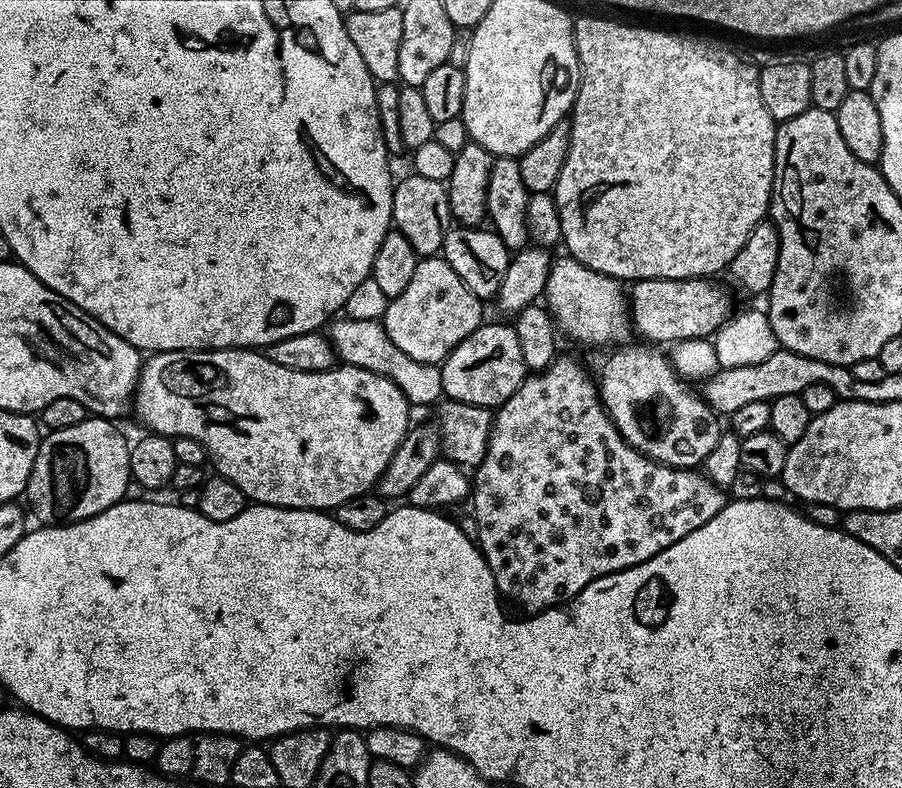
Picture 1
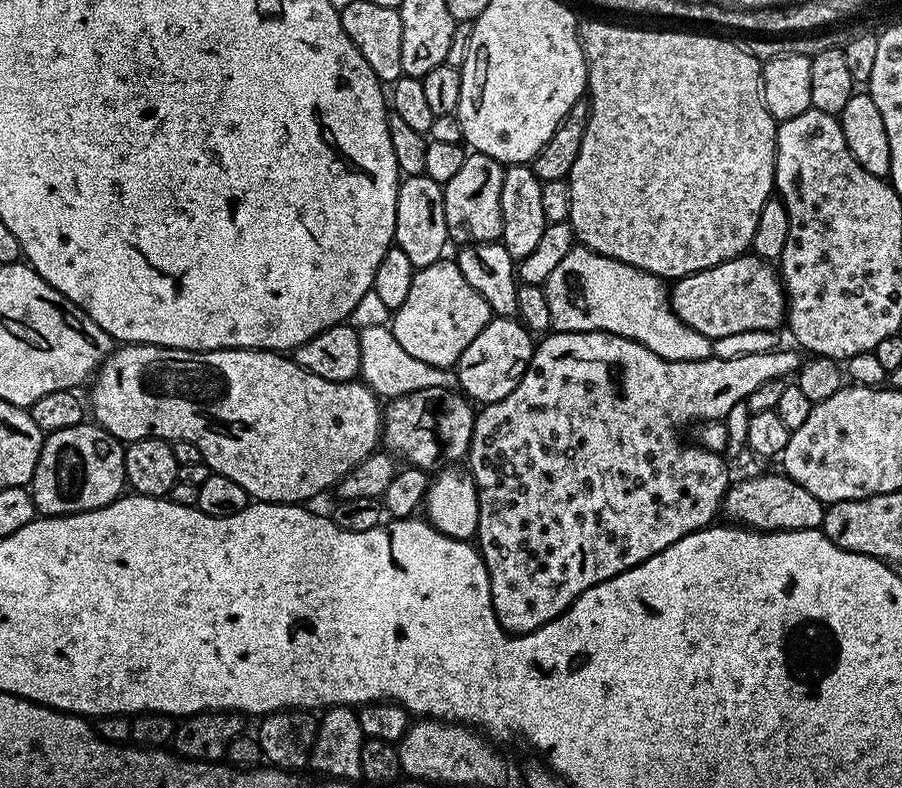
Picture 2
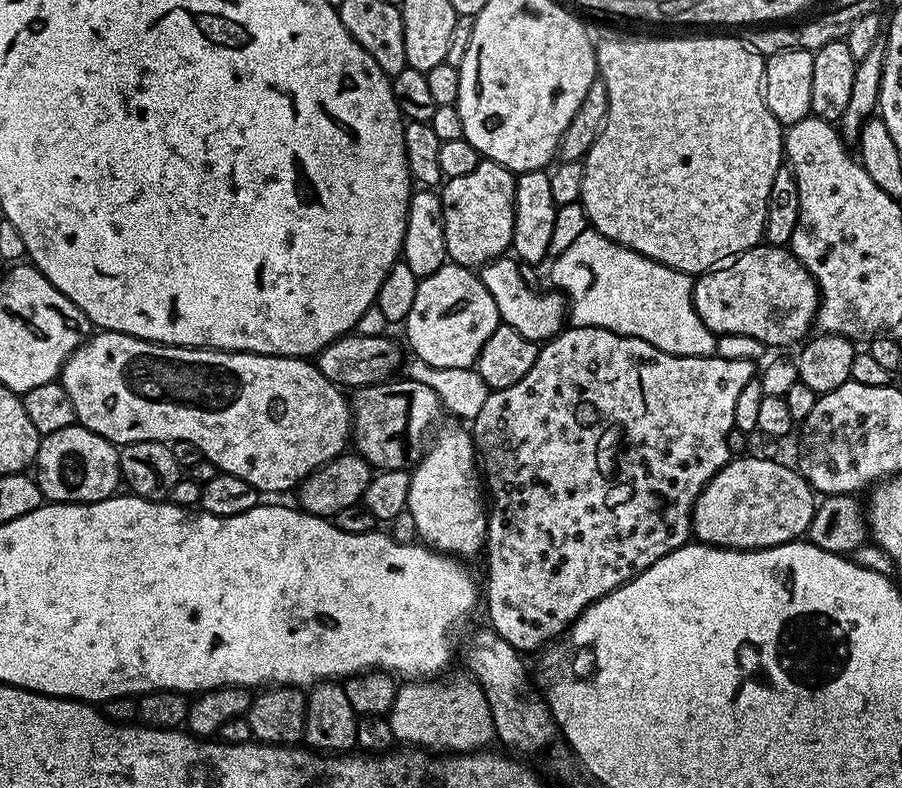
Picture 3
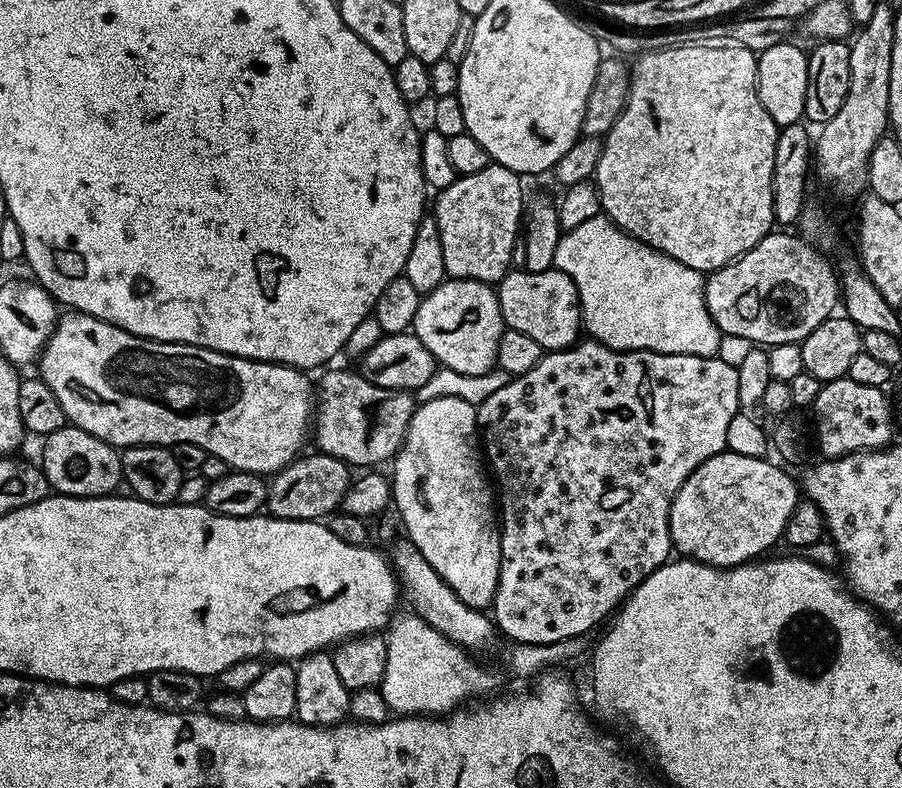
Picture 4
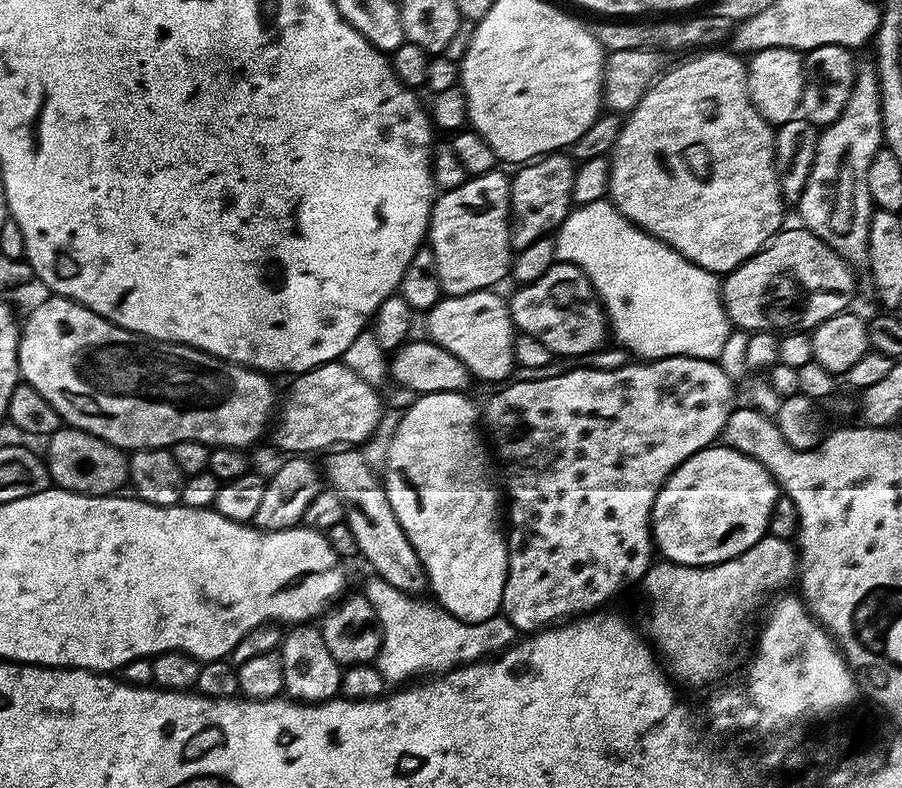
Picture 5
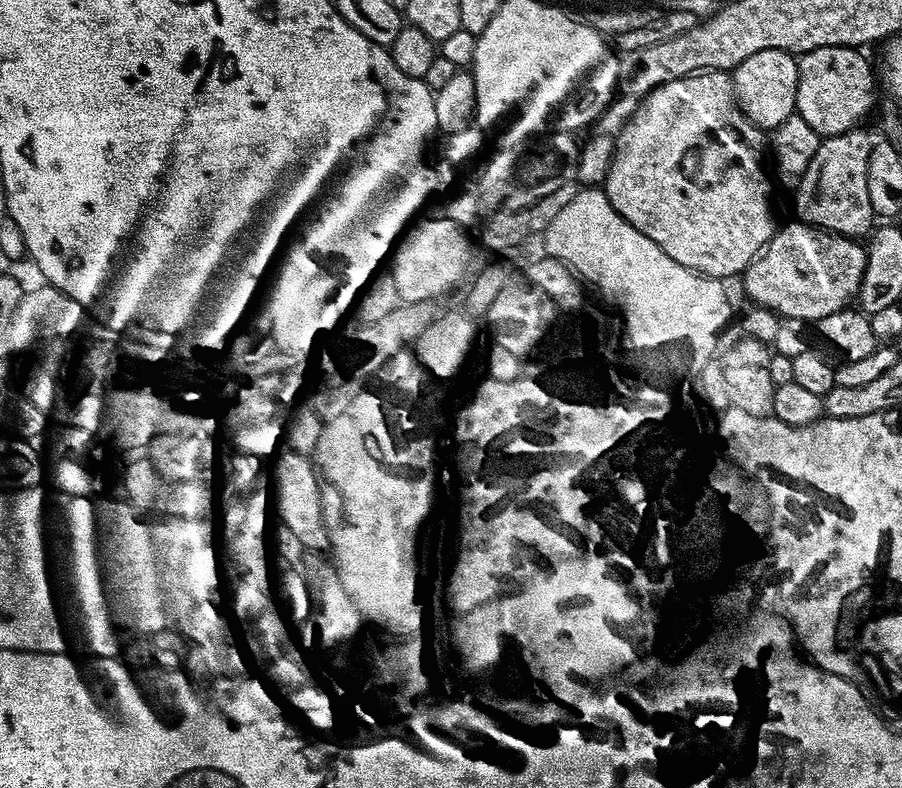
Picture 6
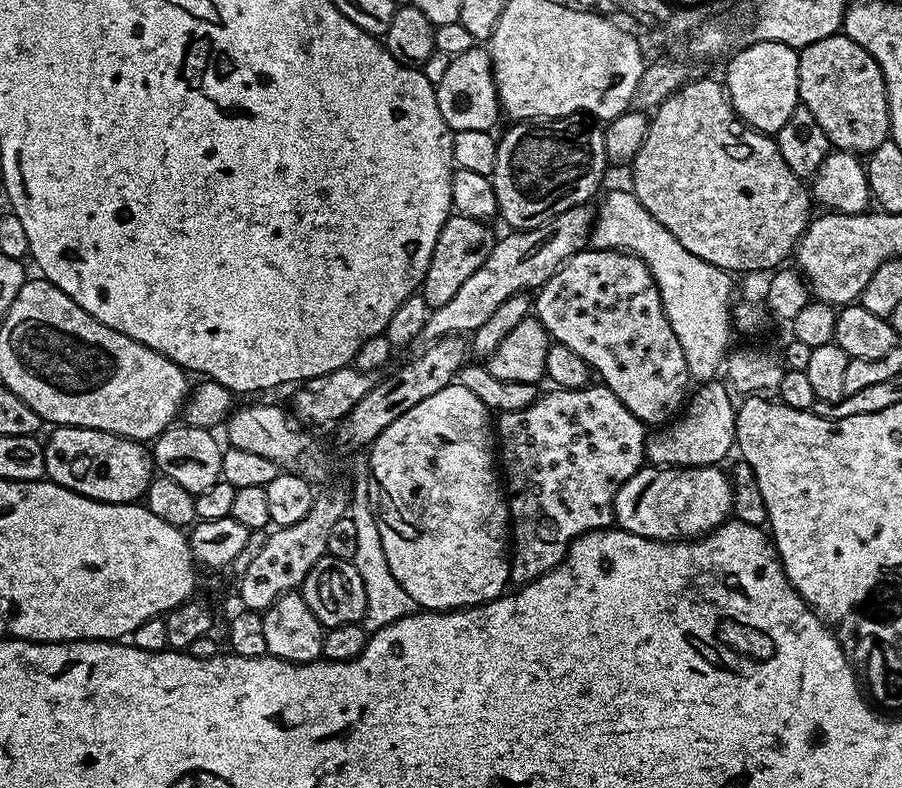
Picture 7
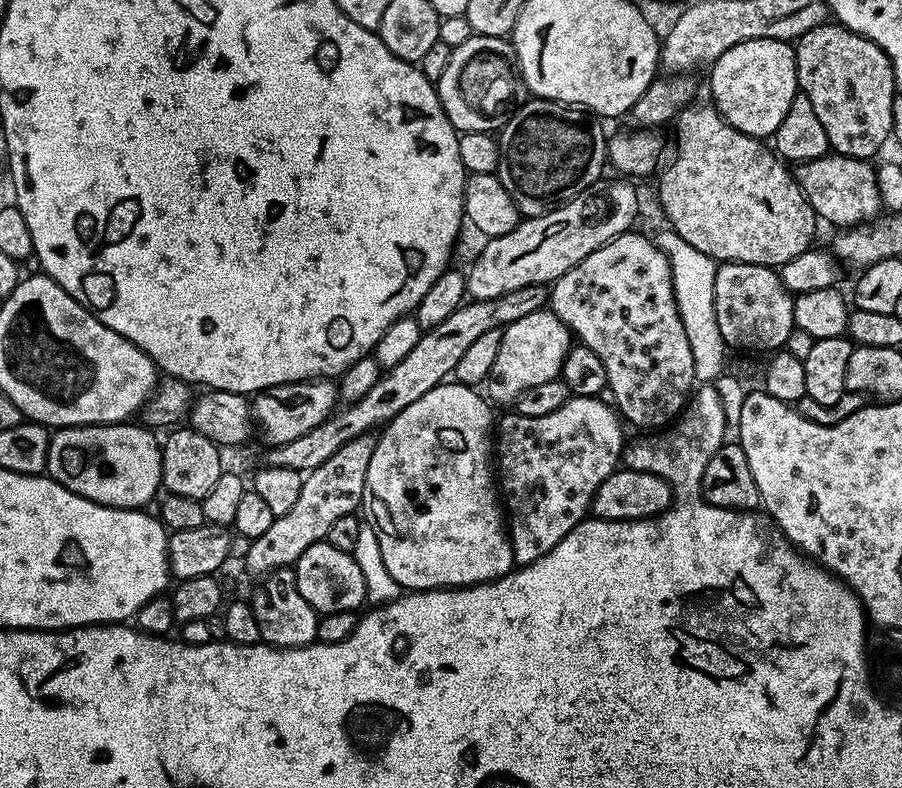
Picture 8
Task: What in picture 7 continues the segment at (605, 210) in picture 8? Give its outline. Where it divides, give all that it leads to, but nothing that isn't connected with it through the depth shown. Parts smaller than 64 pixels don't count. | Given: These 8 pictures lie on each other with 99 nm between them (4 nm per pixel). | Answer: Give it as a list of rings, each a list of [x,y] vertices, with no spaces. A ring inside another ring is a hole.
[[[581,206],[571,208],[562,214],[555,216],[553,220],[547,220],[537,228],[512,230],[495,241],[482,266],[462,282],[462,287],[446,306],[431,309],[429,318],[420,332],[420,340],[425,345],[433,344],[444,336],[458,336],[471,334],[510,298],[519,292],[539,290],[559,268],[566,263],[575,252],[581,251],[589,243],[594,212],[591,207]]]

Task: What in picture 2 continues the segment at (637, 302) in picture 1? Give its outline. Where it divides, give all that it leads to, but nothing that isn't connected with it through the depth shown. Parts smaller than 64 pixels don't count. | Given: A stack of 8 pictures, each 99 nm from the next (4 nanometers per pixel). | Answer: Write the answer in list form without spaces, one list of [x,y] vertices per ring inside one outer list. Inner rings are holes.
[[[755,254],[735,256],[713,268],[681,276],[671,285],[670,299],[674,314],[678,314],[686,326],[698,330],[698,334],[706,334],[712,341],[726,338],[727,335],[741,334],[743,331],[776,332],[779,324],[781,327],[786,320],[786,293],[782,277],[771,263],[761,260]]]

